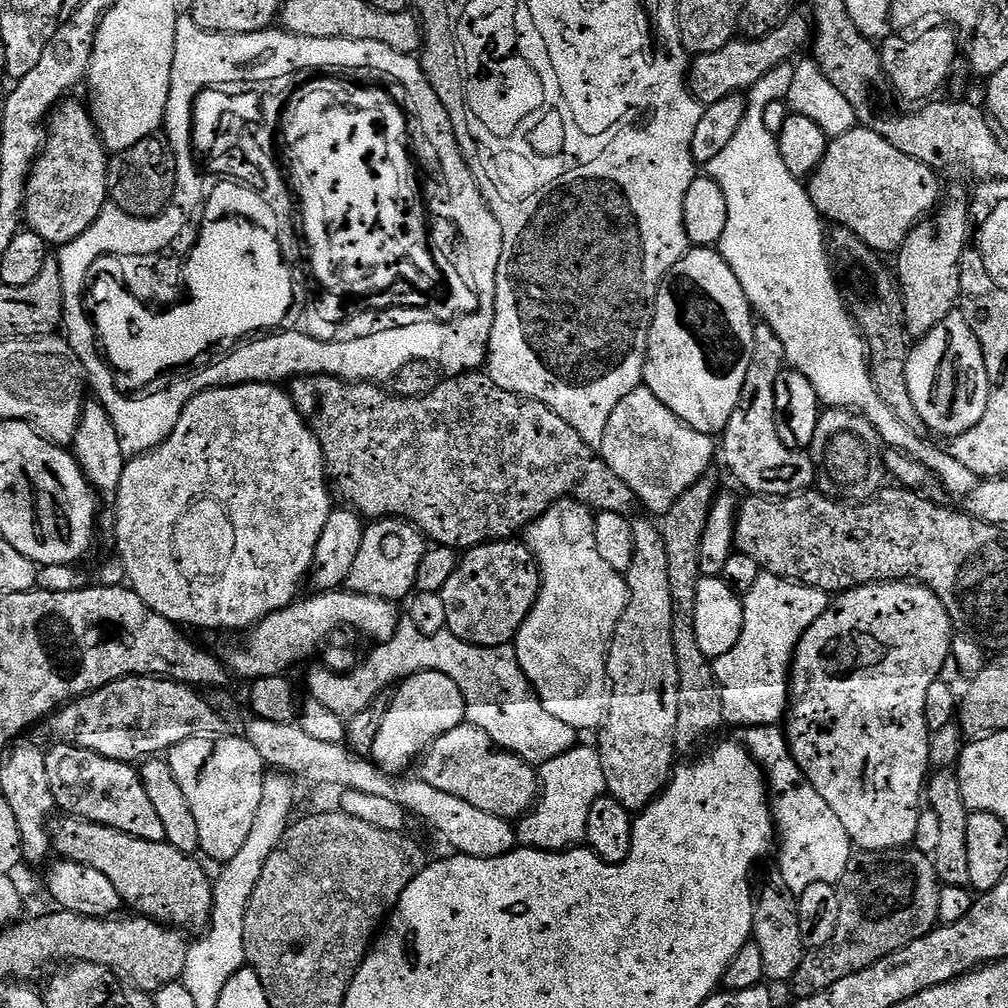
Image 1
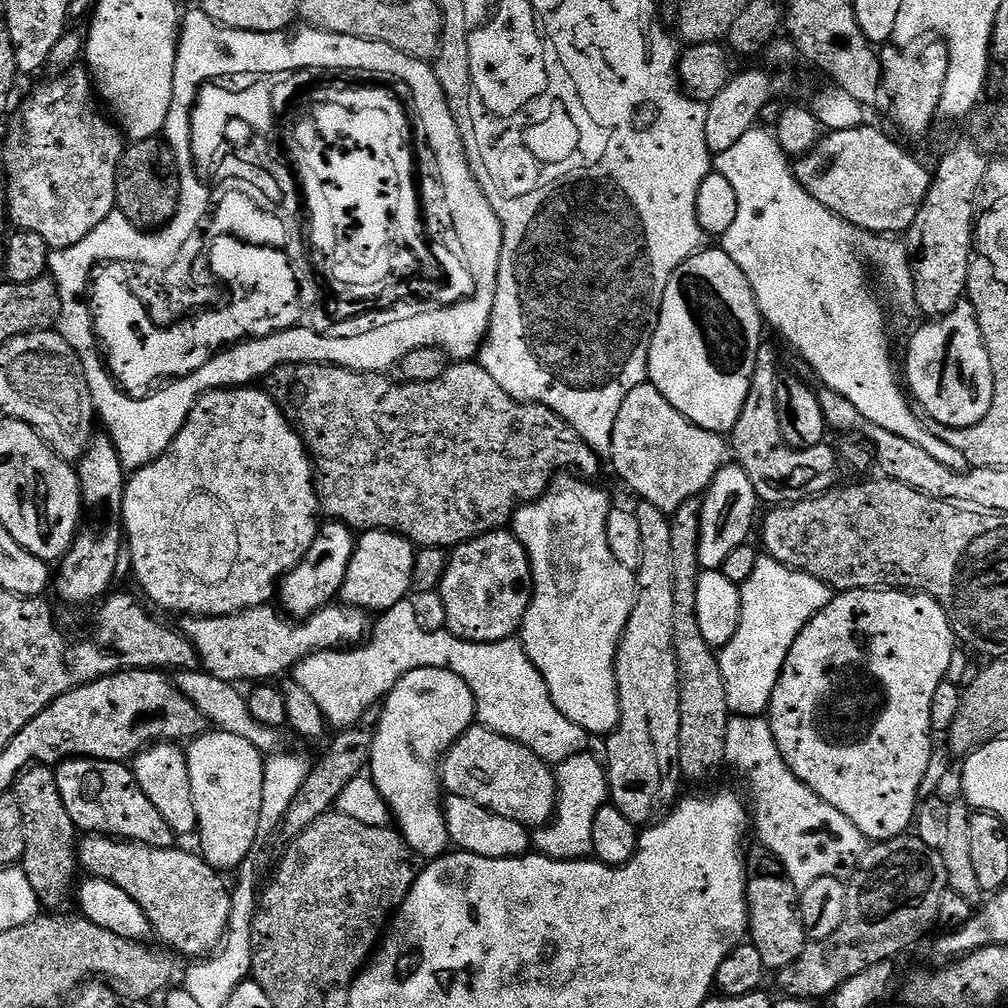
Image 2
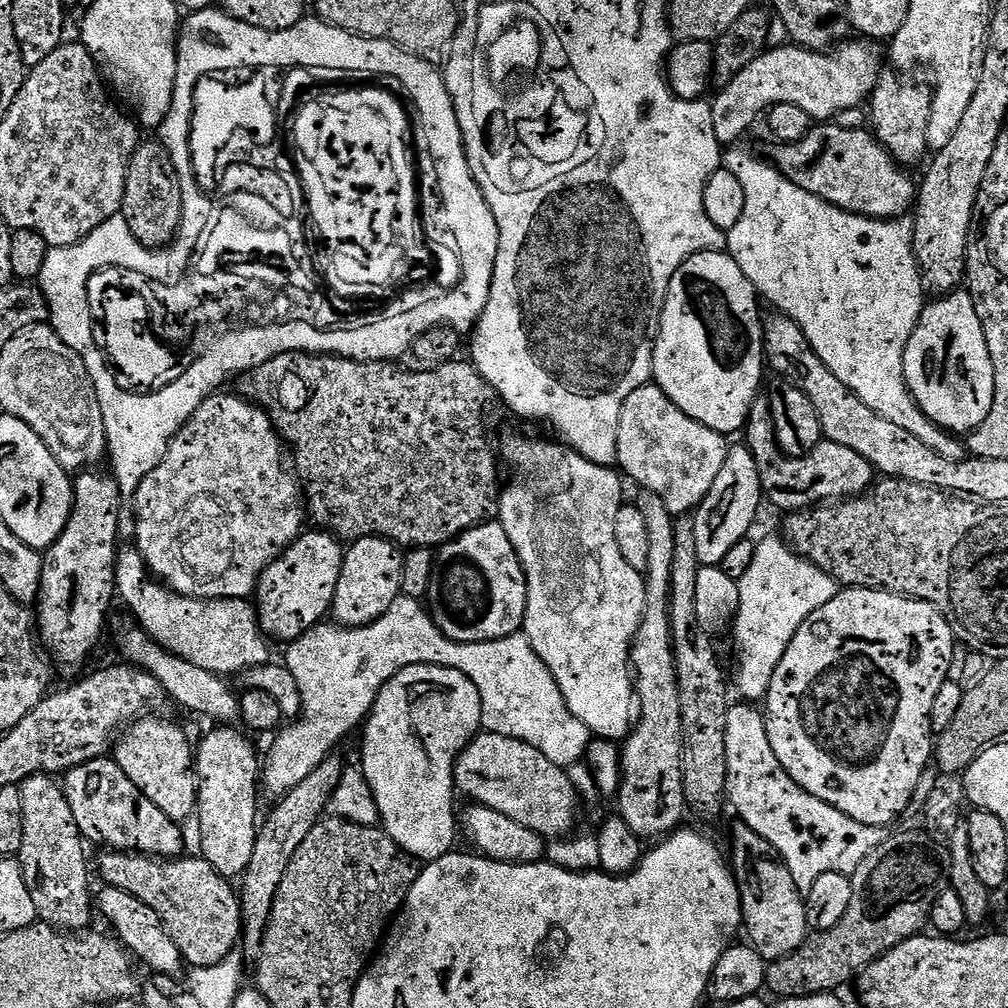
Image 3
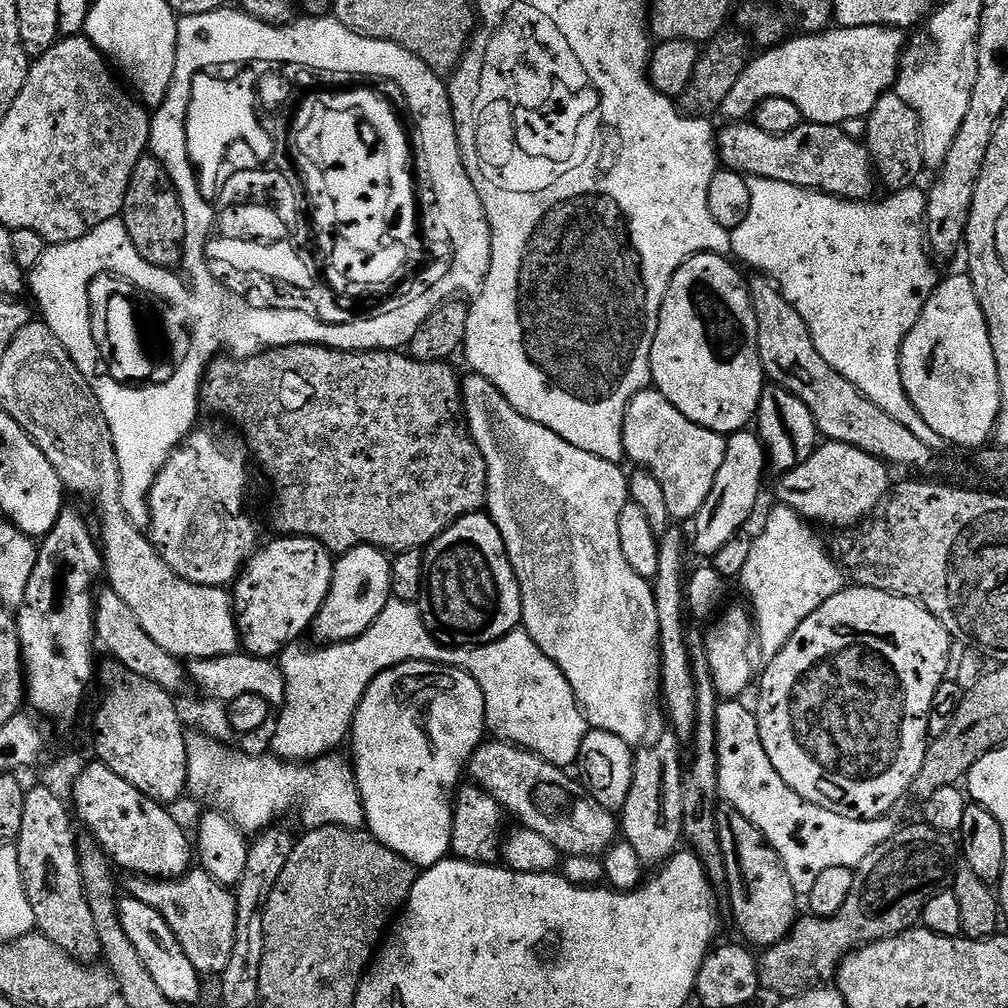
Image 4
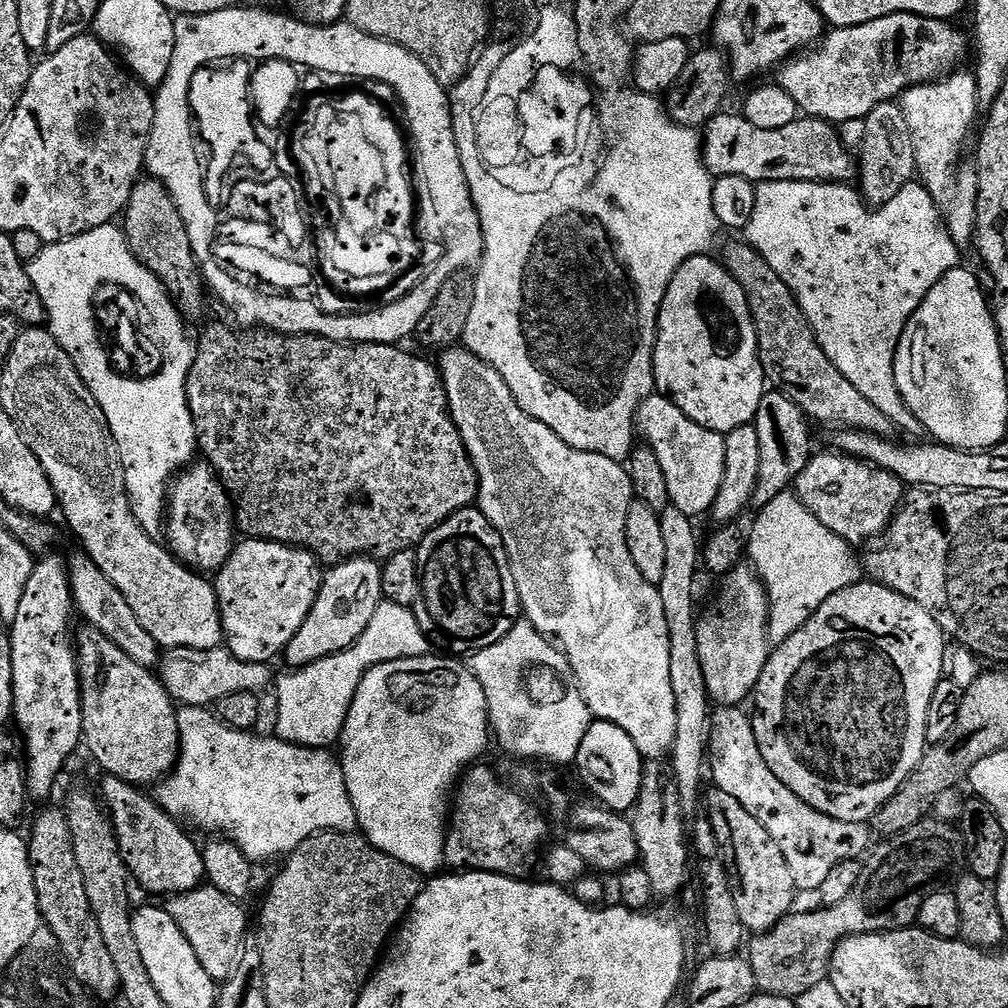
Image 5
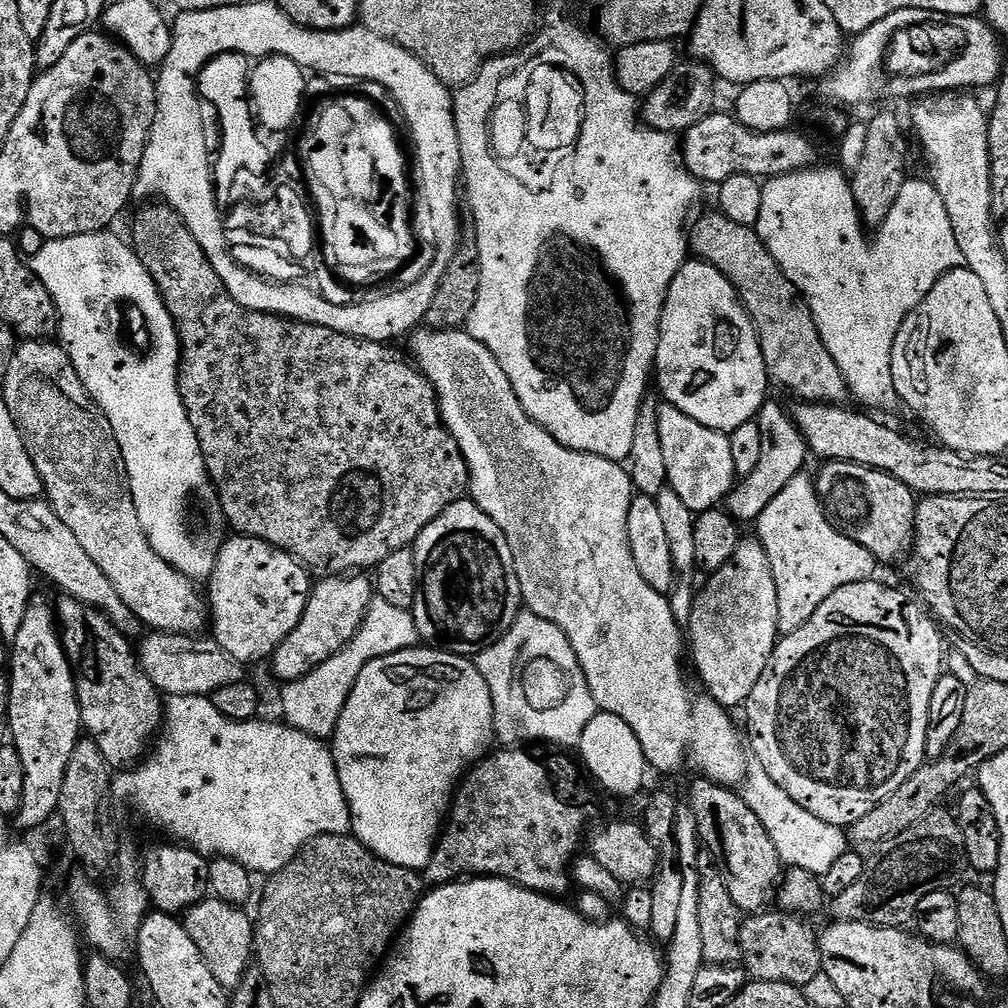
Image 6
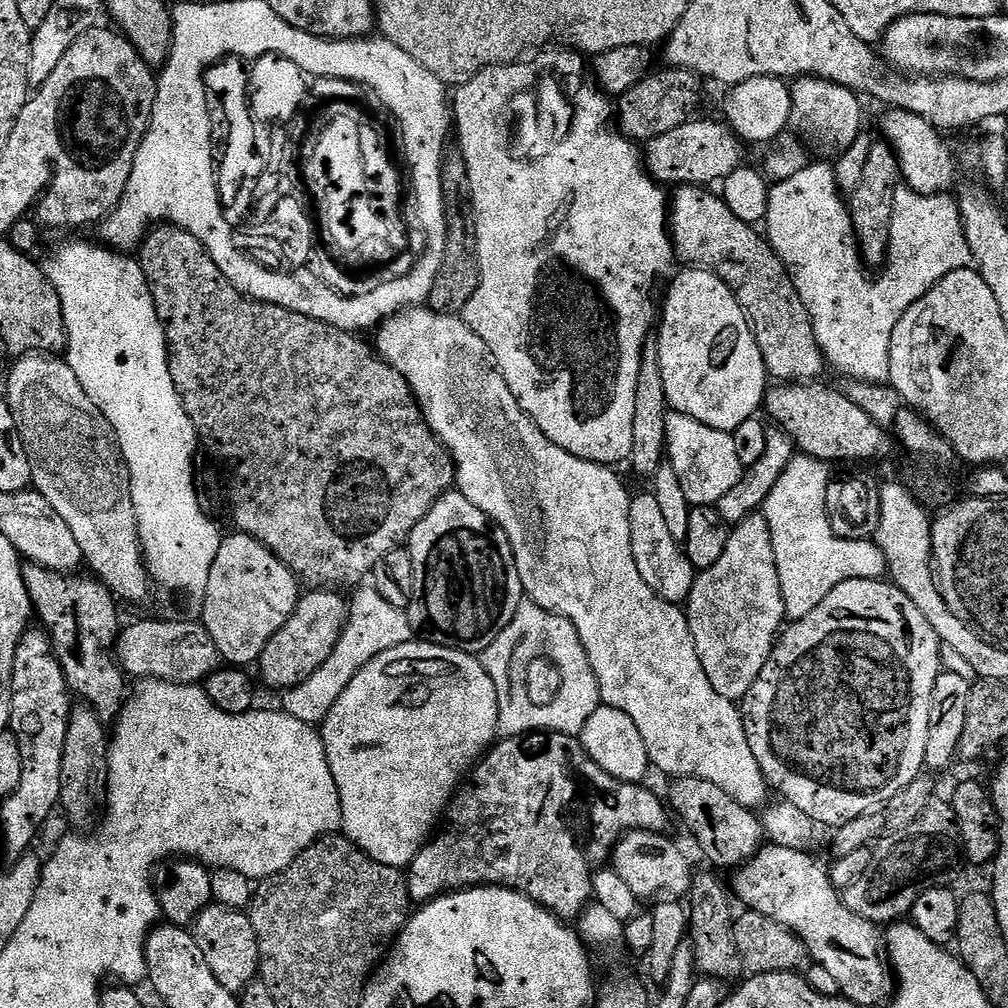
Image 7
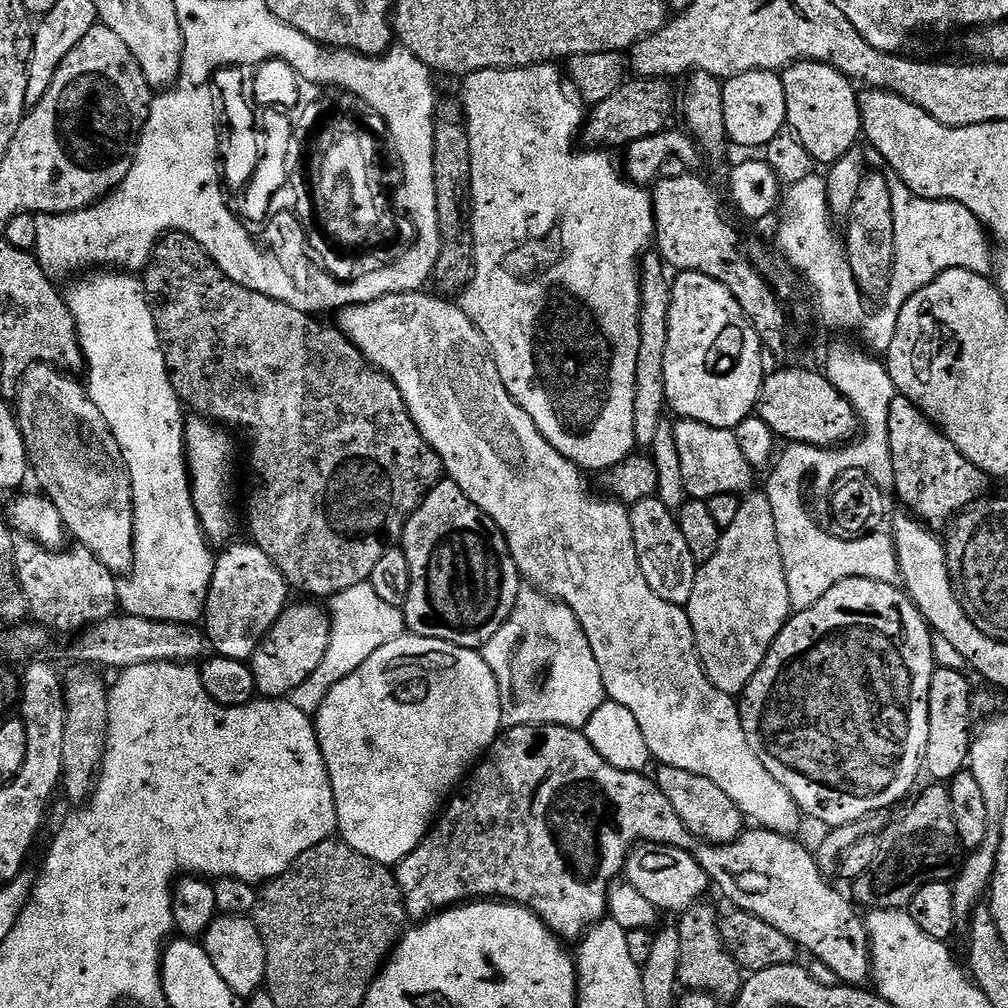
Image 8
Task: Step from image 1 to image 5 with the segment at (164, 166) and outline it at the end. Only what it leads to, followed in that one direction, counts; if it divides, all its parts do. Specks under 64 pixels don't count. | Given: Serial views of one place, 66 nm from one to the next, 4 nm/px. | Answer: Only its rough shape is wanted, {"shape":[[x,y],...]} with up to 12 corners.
{"shape":[[161,180],[136,181],[122,213],[134,258],[184,314],[206,285]]}

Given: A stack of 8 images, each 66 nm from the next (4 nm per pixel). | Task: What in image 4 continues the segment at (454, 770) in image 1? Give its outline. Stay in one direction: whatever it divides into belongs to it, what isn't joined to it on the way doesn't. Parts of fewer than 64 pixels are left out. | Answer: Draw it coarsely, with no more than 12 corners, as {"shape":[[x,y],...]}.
{"shape":[[485,742],[467,775],[565,857],[617,843],[618,820],[565,769]]}

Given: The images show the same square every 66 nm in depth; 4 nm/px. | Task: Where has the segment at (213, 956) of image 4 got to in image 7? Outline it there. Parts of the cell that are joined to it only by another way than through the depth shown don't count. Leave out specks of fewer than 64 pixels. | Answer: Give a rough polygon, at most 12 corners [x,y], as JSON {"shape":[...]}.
{"shape":[[213,902],[190,931],[210,974],[239,994],[257,979],[247,911]]}

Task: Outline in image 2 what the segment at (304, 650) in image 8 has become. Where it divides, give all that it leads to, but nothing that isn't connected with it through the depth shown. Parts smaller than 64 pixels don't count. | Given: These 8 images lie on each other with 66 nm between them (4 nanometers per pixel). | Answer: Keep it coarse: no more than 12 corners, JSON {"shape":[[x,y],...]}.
{"shape":[[363,533],[339,599],[369,614],[409,599],[417,545]]}

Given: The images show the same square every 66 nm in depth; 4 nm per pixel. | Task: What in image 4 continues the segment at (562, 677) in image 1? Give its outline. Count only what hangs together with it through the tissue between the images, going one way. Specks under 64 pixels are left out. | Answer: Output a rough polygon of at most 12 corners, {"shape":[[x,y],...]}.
{"shape":[[460,386],[522,628],[588,727],[639,745],[661,695],[628,476]]}

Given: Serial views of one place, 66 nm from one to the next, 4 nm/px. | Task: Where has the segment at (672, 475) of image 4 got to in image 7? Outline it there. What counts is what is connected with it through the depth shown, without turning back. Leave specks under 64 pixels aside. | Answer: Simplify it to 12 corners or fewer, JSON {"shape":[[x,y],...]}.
{"shape":[[674,411],[666,460],[692,506],[716,505],[746,466],[730,432]]}

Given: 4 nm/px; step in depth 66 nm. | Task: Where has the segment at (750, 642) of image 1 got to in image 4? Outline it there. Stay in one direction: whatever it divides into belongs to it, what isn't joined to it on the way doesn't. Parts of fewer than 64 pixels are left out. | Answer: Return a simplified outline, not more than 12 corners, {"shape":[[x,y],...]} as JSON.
{"shape":[[776,506],[738,577],[776,656],[846,587],[811,523]]}

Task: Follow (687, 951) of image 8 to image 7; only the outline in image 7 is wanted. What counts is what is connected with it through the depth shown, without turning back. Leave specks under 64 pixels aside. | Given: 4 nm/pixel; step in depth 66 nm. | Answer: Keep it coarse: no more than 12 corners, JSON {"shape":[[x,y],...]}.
{"shape":[[693,875],[686,900],[695,971],[732,982],[742,965],[725,881]]}

